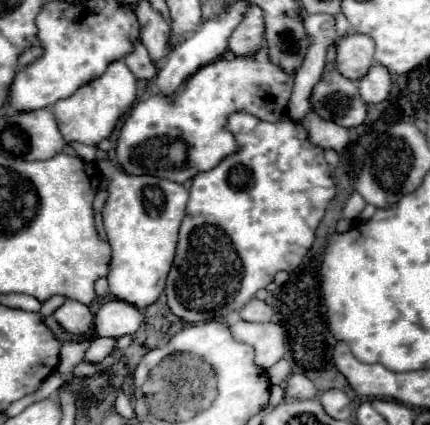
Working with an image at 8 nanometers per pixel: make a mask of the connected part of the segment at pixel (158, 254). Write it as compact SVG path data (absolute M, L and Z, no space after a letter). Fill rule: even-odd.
M102 164L104 176L110 176L110 204L106 200L102 216L108 242L112 246L110 262L110 292L136 308L146 308L164 292L166 276L172 268L178 228L186 212L188 192L182 184L158 176L132 176L116 170L112 164Z

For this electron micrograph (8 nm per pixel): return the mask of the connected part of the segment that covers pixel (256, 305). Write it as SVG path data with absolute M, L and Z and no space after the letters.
M250 300L242 310L240 310L240 318L246 322L270 322L274 316L272 306L268 306L264 300Z

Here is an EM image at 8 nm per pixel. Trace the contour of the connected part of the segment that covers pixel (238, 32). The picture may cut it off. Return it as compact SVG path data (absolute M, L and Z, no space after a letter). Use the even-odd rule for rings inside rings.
M250 4L246 14L242 16L242 22L230 34L228 48L236 56L246 56L256 52L256 48L260 48L262 42L264 42L264 12L260 6Z

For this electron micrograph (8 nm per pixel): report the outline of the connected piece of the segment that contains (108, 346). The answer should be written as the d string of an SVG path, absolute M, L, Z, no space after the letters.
M94 338L86 350L88 362L102 362L106 356L110 356L116 348L116 338Z

